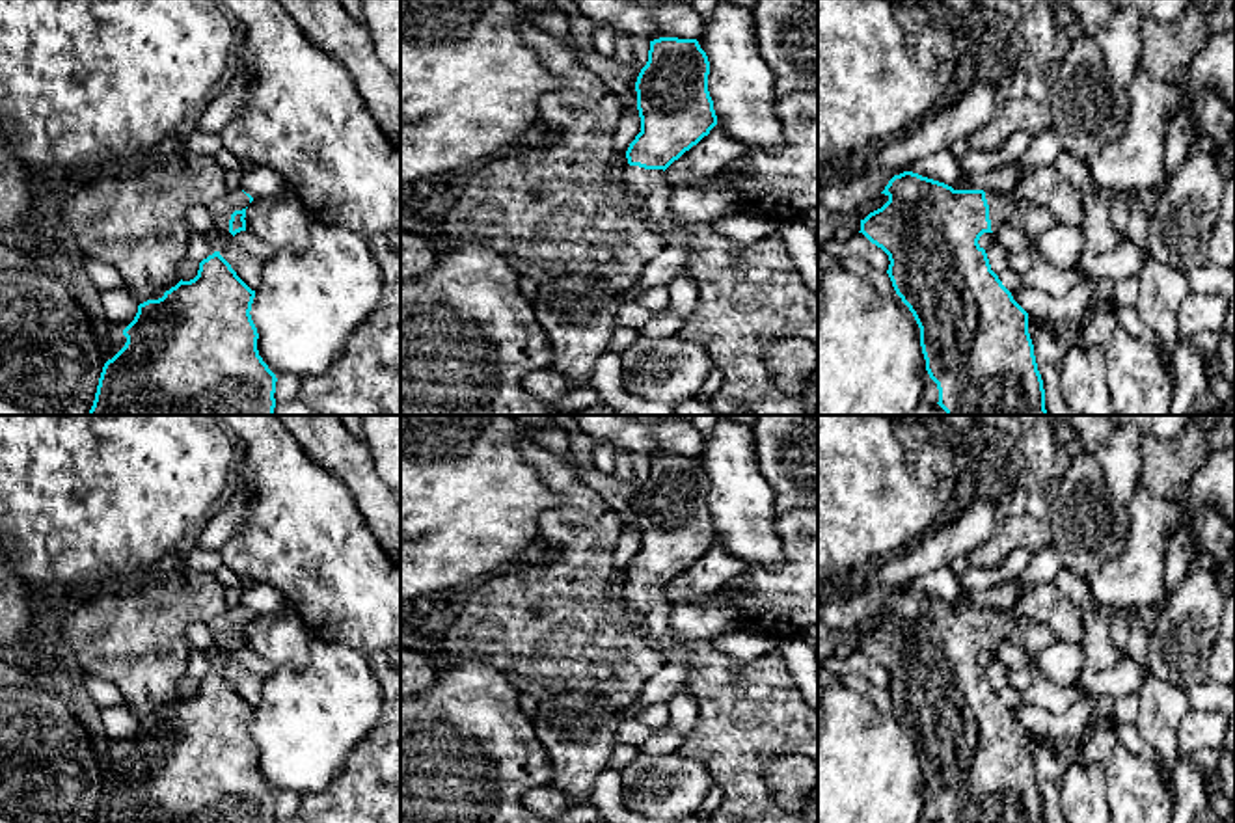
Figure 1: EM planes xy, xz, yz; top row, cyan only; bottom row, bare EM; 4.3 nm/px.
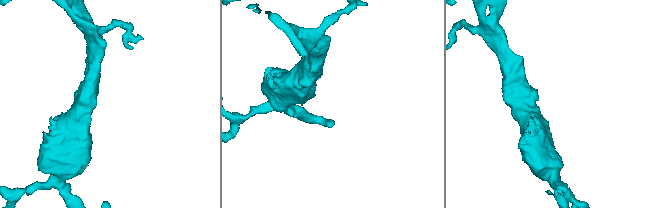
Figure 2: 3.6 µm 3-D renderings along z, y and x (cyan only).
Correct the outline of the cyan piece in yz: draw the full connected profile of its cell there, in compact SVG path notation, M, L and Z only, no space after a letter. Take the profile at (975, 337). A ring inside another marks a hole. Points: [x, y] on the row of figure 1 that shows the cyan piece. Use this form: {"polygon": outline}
{"polygon": "M913 171L894 175L881 194L889 201L861 220L859 233L889 255L887 274L892 287L920 328L926 371L939 389L937 404L946 415L1047 415L1043 380L1028 333L1028 313L991 270L987 253L978 240L1000 225L1013 225L1028 236L1039 238L1058 223L1052 212L1045 207L1015 201L1000 192L954 190Z"}

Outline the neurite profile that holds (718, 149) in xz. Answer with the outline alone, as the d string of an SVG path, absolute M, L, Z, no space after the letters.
M715 125L708 136L665 169L665 181L672 188L684 188L699 179L715 179L726 166L749 151L747 145L736 142L725 128Z

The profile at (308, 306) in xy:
M313 222L307 250L279 251L263 264L263 279L250 311L259 333L259 356L274 374L324 374L376 309L382 287L382 272L367 238L333 223Z

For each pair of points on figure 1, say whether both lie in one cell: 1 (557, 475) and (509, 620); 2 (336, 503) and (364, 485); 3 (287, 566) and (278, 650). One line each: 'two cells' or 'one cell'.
1: one cell
2: two cells
3: two cells

